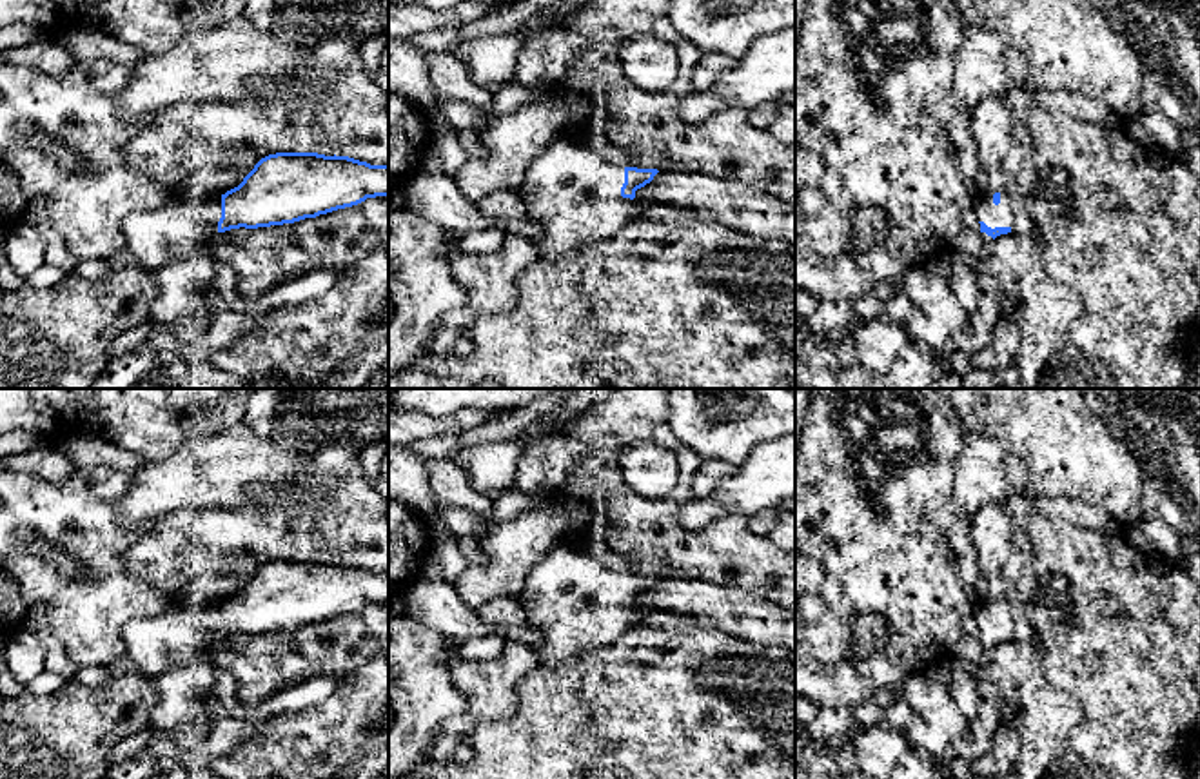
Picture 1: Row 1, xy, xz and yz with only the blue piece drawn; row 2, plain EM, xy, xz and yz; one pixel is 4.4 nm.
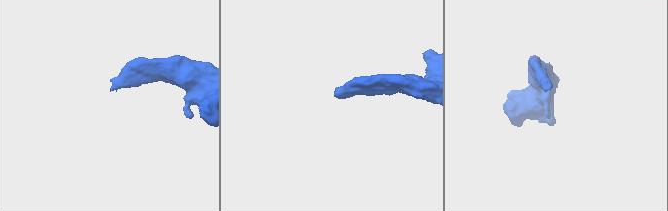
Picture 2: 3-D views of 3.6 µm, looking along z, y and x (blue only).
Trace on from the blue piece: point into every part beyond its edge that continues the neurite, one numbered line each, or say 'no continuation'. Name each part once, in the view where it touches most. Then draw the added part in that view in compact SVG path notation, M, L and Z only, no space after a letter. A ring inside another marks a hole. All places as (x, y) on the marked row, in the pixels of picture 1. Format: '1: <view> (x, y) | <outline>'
1: xy (186, 226) | M176 194L158 209L131 212L122 231L136 265L154 274L172 260L211 251L220 218L221 194Z

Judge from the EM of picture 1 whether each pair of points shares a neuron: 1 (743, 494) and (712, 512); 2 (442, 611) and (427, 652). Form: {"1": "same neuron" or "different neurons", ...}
{"1": "same neuron", "2": "different neurons"}

